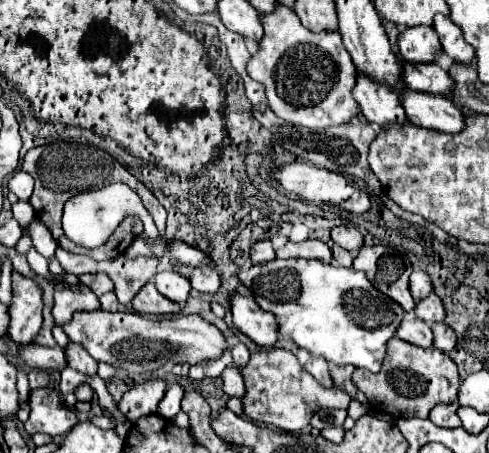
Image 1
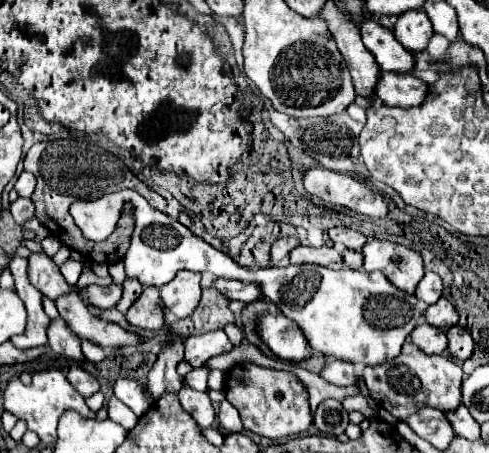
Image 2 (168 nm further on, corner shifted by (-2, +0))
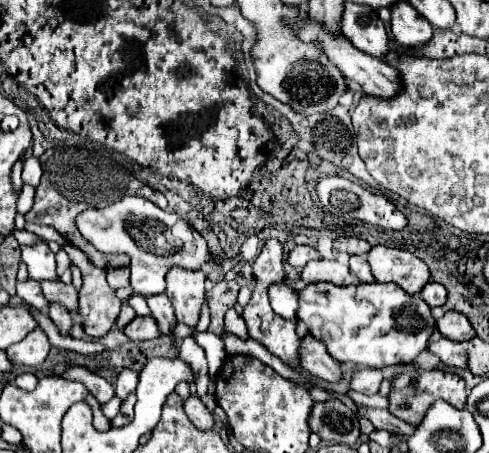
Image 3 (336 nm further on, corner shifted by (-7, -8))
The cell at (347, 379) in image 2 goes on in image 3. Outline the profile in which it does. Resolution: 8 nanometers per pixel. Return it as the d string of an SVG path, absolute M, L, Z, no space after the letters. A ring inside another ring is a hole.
M358 368L358 372L352 376L352 390L356 392L362 392L362 394L376 394L380 390L380 384L382 384L384 376L382 376L382 370L372 370L372 368Z

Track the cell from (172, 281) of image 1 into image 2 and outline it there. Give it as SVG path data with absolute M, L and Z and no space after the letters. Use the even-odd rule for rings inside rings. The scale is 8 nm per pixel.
M179 270L169 284L161 286L161 300L171 316L185 318L197 308L199 296L201 296L199 280L201 280L201 274Z

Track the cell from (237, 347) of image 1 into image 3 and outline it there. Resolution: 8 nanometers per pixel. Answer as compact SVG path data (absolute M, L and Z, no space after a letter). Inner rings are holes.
M230 308L230 310L226 312L226 316L224 316L224 326L226 326L226 330L228 330L228 332L232 332L232 334L240 336L242 340L246 340L246 338L248 338L246 324L244 324L242 316L240 316L234 308Z

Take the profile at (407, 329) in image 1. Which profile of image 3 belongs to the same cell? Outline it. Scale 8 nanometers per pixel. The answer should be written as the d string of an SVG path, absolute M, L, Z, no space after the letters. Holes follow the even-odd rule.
M440 338L438 342L430 342L428 350L436 354L444 366L448 368L466 368L466 352L464 352L466 342L454 342L448 338Z

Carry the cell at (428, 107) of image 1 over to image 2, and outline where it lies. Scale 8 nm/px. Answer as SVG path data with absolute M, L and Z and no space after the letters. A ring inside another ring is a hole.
M381 72L381 80L375 90L375 94L383 100L383 104L395 108L415 108L423 104L427 92L429 86L423 80L393 72Z

